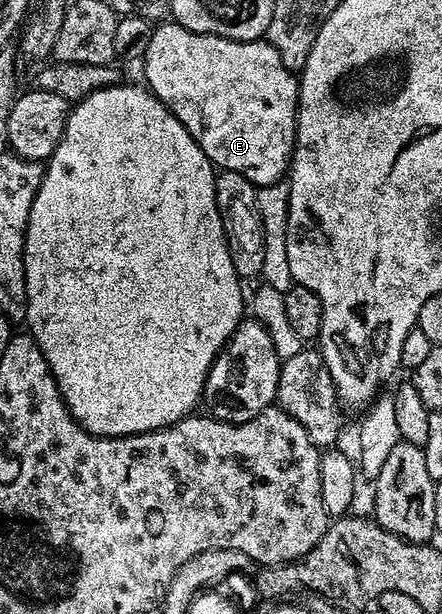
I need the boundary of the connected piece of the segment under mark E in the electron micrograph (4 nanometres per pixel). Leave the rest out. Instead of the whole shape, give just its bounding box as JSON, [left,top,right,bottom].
[142,21,300,188]

